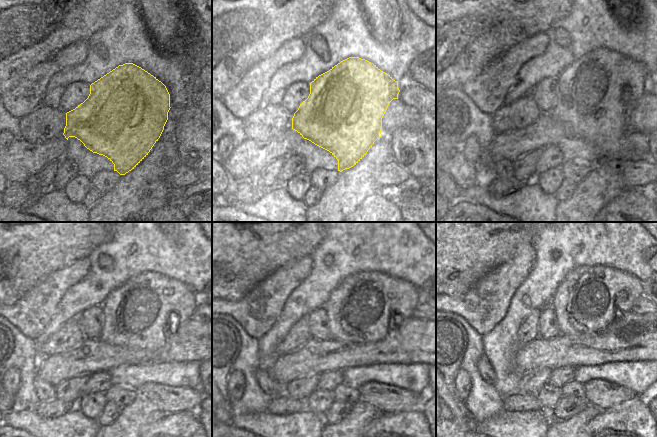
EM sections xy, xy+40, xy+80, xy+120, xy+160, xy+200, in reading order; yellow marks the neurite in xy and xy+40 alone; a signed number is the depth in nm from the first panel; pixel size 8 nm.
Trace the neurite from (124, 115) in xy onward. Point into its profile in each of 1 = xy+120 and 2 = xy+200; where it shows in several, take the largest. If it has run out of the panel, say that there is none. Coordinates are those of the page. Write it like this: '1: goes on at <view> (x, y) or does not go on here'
1: goes on at xy+120 (139, 314)
2: goes on at xy+200 (588, 299)

